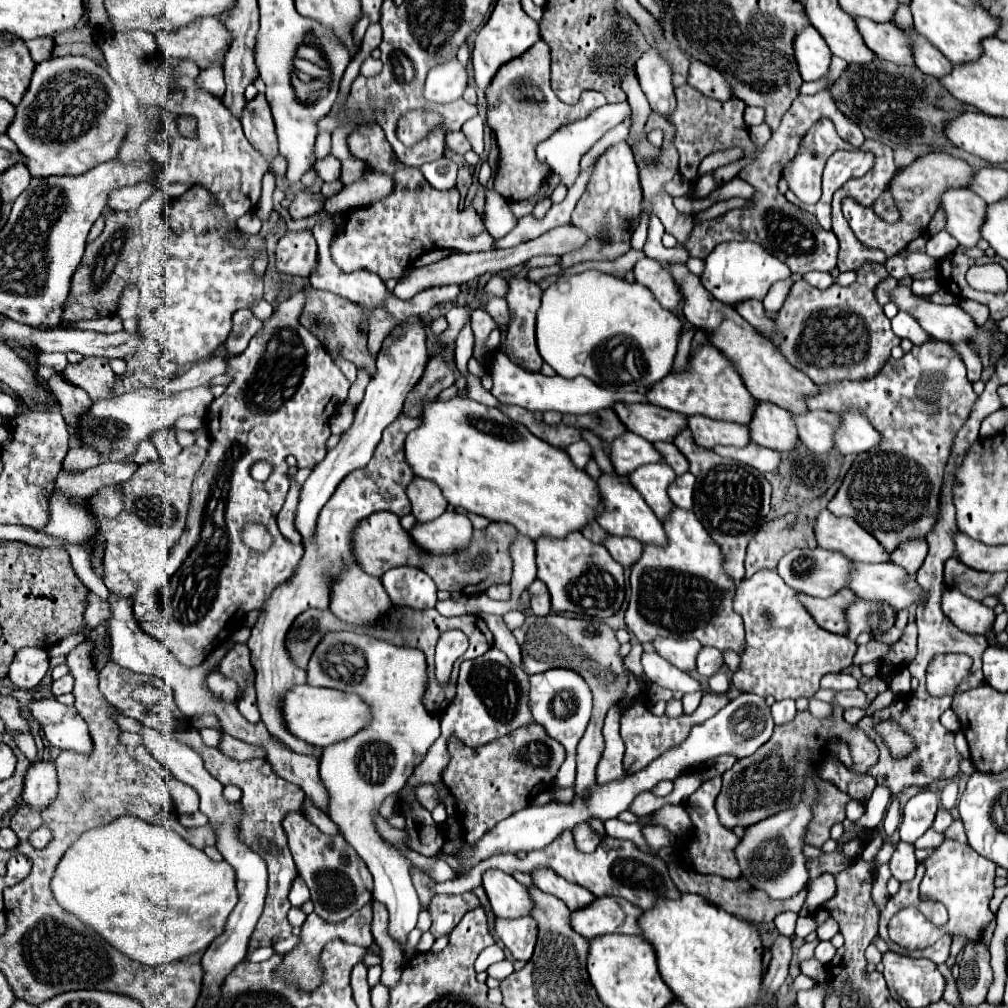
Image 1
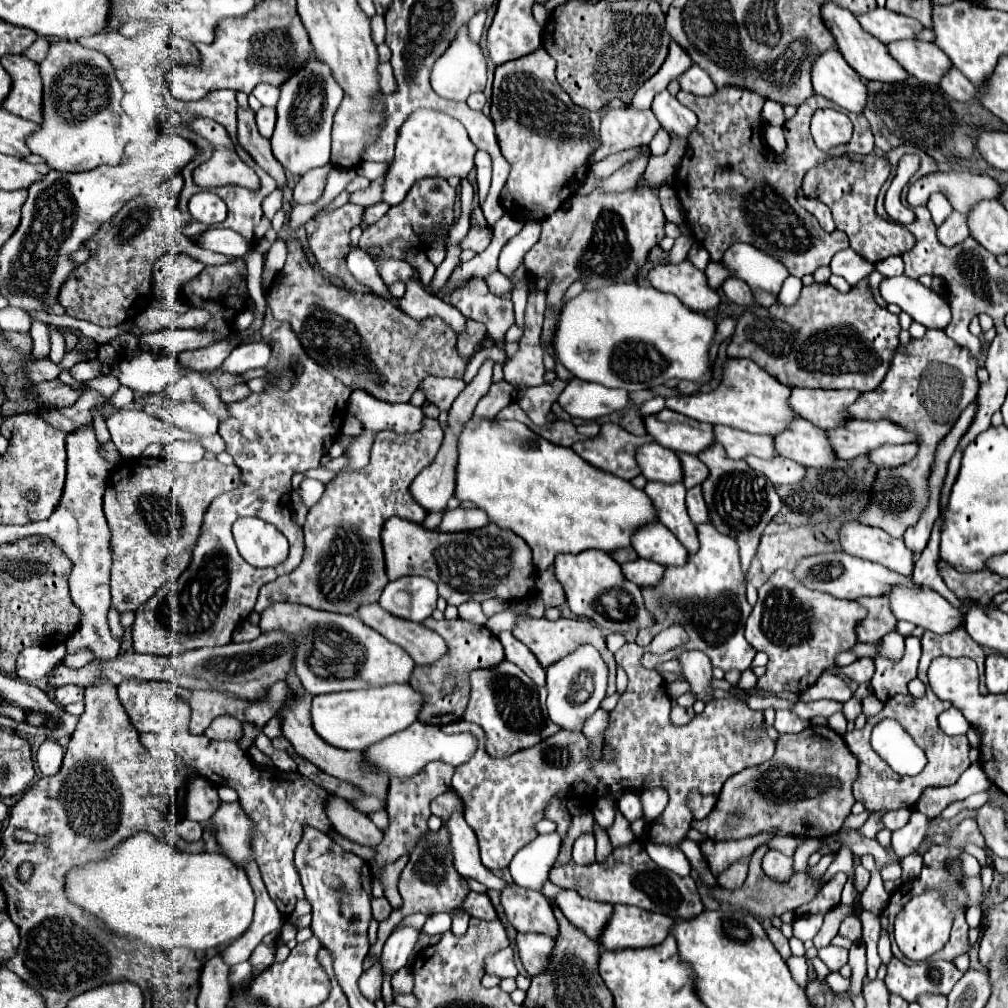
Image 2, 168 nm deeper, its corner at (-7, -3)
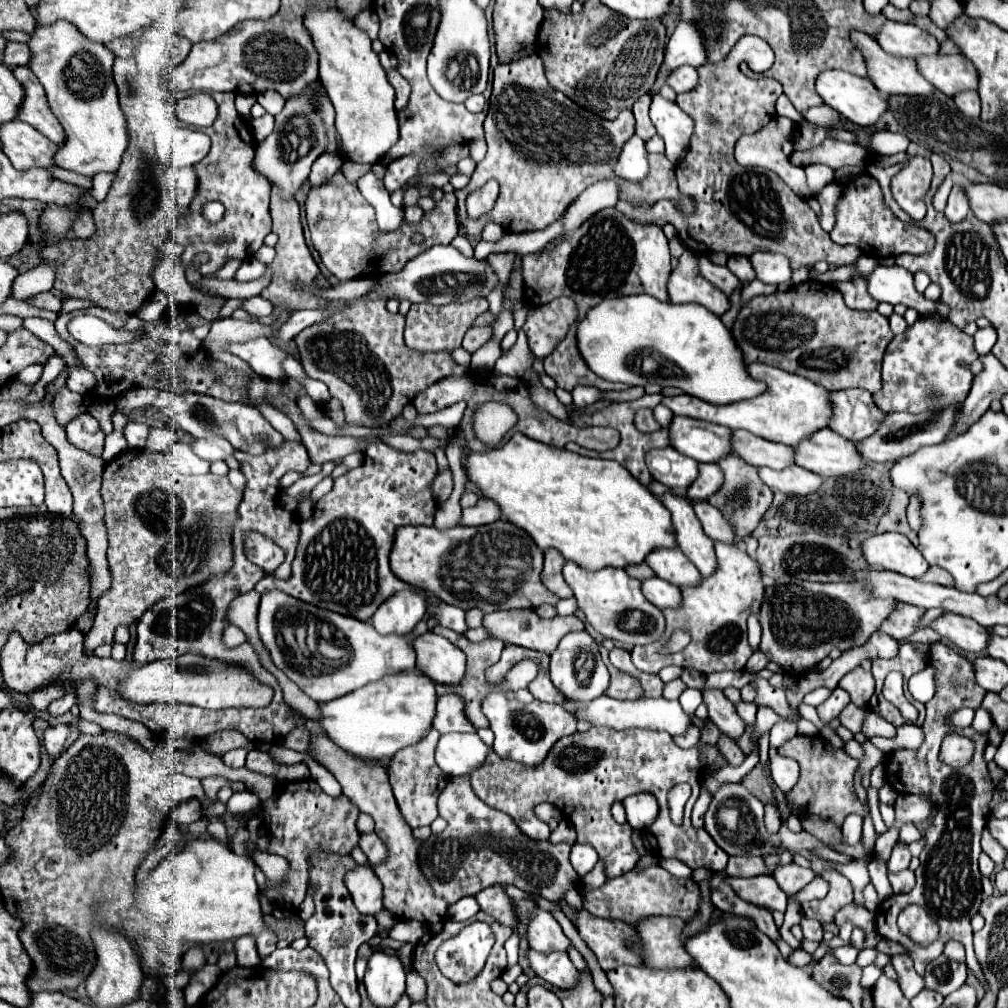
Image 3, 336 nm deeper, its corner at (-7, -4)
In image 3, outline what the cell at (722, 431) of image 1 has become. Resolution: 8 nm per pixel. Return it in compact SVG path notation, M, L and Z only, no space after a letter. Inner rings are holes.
M733 431L733 451L749 465L765 465L771 469L785 469L793 463L793 449L783 443L761 439L749 431Z

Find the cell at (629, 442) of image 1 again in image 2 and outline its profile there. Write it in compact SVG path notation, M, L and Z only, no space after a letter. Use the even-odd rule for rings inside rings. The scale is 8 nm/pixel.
M657 442L641 446L637 450L637 462L641 466L641 474L647 480L655 480L663 484L675 484L683 480L679 454L669 448L663 448Z

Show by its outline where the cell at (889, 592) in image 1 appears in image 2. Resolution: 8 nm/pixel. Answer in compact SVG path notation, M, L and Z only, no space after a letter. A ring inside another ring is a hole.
M897 588L889 594L889 600L899 620L913 622L935 634L949 634L965 622L965 610L955 608L931 588Z

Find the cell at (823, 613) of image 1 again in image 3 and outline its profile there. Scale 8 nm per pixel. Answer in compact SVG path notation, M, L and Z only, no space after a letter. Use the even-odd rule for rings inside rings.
M899 603L899 605L889 613L889 619L885 619L885 623L881 623L879 631L891 635L891 637L897 639L897 641L905 641L905 639L915 631L915 623L921 619L923 613L925 613L925 609Z

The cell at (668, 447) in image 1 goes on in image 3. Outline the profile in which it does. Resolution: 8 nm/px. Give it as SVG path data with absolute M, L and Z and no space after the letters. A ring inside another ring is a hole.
M701 463L699 477L689 485L687 497L689 499L707 499L713 495L723 483L723 473L715 463Z

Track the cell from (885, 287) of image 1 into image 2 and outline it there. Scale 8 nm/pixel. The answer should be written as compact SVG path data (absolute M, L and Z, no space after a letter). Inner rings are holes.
M875 270L875 272L871 272L871 274L869 274L869 278L867 278L867 280L869 280L869 290L871 290L871 294L873 294L875 302L877 302L881 308L885 308L885 306L887 306L887 302L881 298L881 294L879 294L879 290L877 290L877 286L879 286L879 282L881 282L881 278L883 278L883 276Z

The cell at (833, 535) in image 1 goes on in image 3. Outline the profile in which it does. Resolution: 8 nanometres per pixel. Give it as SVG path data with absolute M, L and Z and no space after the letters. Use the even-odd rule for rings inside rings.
M881 533L867 537L863 541L863 557L869 565L877 565L917 579L929 569L929 563L923 559L923 555L911 545L905 535L899 533Z

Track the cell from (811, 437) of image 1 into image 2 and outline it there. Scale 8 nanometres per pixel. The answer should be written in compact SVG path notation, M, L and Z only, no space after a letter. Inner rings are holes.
M853 420L837 430L827 432L833 448L837 450L837 458L853 460L857 456L867 456L871 450L883 444L909 444L917 442L917 434L905 430L903 426L883 420Z

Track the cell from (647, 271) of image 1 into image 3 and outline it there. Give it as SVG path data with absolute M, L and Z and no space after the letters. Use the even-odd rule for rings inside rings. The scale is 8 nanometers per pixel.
M685 249L679 265L669 273L667 293L673 303L697 303L715 315L723 315L729 309L729 299L703 279L699 273L699 255L693 255L689 249Z

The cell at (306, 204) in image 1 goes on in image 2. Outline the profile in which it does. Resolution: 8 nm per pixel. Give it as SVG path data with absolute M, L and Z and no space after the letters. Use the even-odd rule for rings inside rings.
M325 164L321 168L313 168L305 176L301 176L301 180L295 186L295 202L297 204L311 204L311 202L319 200L331 168L333 168L333 164Z

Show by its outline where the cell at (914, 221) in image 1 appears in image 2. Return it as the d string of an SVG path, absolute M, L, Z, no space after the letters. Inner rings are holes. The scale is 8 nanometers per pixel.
M937 172L913 182L909 186L907 202L911 206L923 206L933 192L945 194L957 212L969 214L969 210L981 200L999 200L1001 186L987 174Z

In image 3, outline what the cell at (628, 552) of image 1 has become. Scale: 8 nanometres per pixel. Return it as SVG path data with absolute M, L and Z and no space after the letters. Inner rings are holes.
M653 575L649 579L643 579L641 581L641 591L647 597L647 601L651 601L659 609L677 607L681 603L679 587L675 587L671 583L665 583L665 579L659 579L657 575Z

